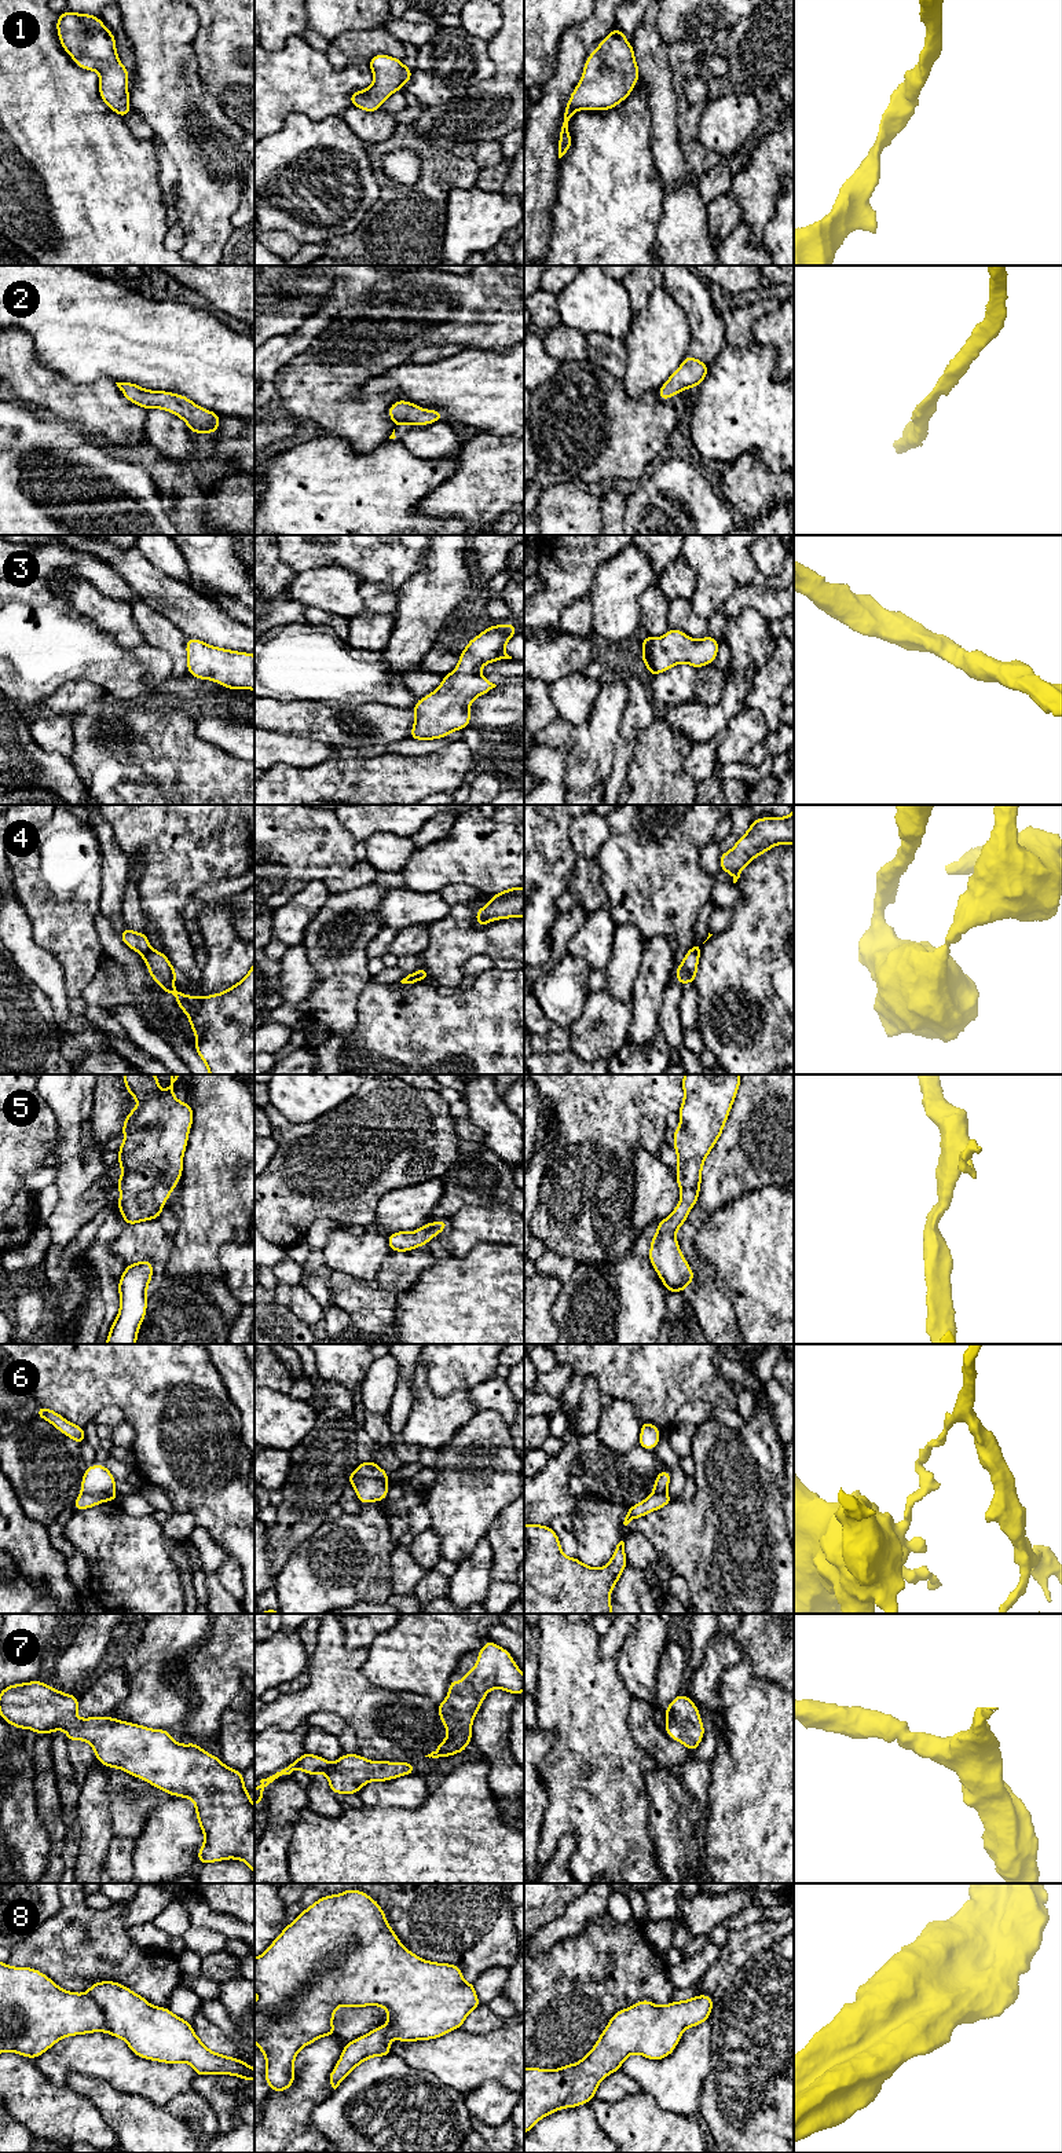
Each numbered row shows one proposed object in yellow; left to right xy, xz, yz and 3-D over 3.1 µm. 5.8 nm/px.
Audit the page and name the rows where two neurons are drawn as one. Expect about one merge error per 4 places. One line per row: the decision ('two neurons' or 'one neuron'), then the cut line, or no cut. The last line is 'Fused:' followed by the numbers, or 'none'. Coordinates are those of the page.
1: one neuron | no cut
2: one neuron | no cut
3: one neuron | no cut
4: two neurons | xy (150, 948), (142, 956)
5: one neuron | no cut
6: two neurons | xy (81, 1491), (106, 1493), (112, 1500)
7: one neuron | no cut
8: one neuron | no cut
Fused: 4, 6

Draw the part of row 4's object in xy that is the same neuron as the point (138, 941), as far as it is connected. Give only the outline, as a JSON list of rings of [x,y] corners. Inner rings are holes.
[[[124,926],[120,938],[127,946],[136,951],[140,956],[146,955],[151,949],[146,933],[135,933],[127,926]]]

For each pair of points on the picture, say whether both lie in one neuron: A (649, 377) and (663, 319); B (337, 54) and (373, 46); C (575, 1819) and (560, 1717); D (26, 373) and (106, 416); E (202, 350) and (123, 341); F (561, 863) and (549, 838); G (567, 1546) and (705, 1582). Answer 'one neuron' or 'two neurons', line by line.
A: one neuron
B: one neuron
C: one neuron
D: one neuron
E: one neuron
F: one neuron
G: two neurons

